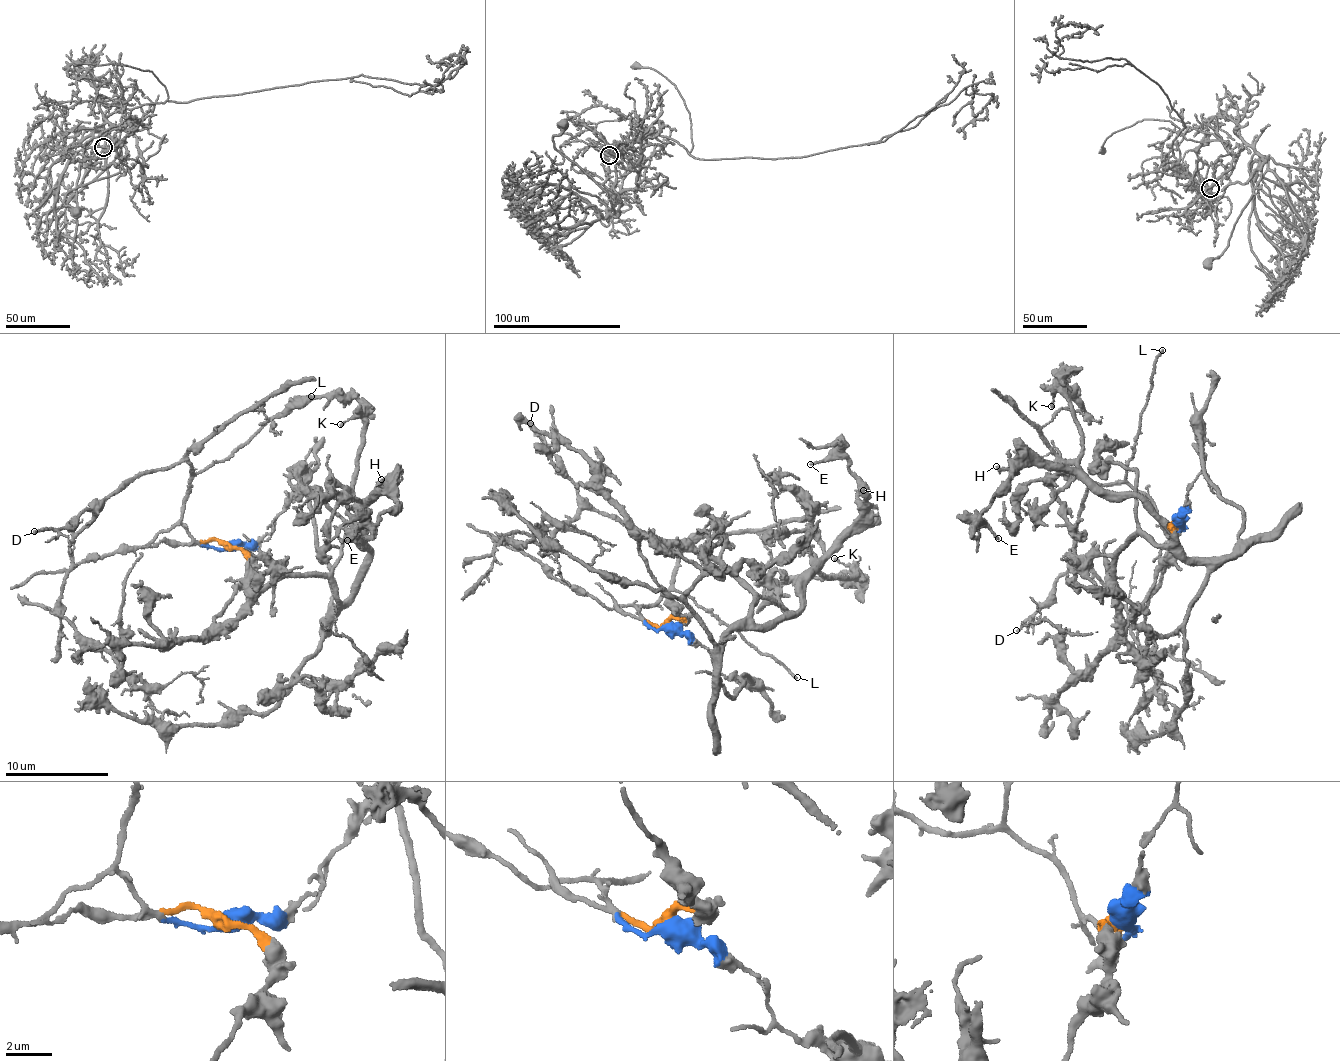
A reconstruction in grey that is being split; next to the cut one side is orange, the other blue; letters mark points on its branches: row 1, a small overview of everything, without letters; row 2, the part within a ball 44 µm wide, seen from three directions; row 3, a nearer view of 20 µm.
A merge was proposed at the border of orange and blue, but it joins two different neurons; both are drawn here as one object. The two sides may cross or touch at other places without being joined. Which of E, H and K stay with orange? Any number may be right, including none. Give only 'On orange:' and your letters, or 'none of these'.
On orange: E, H, K

